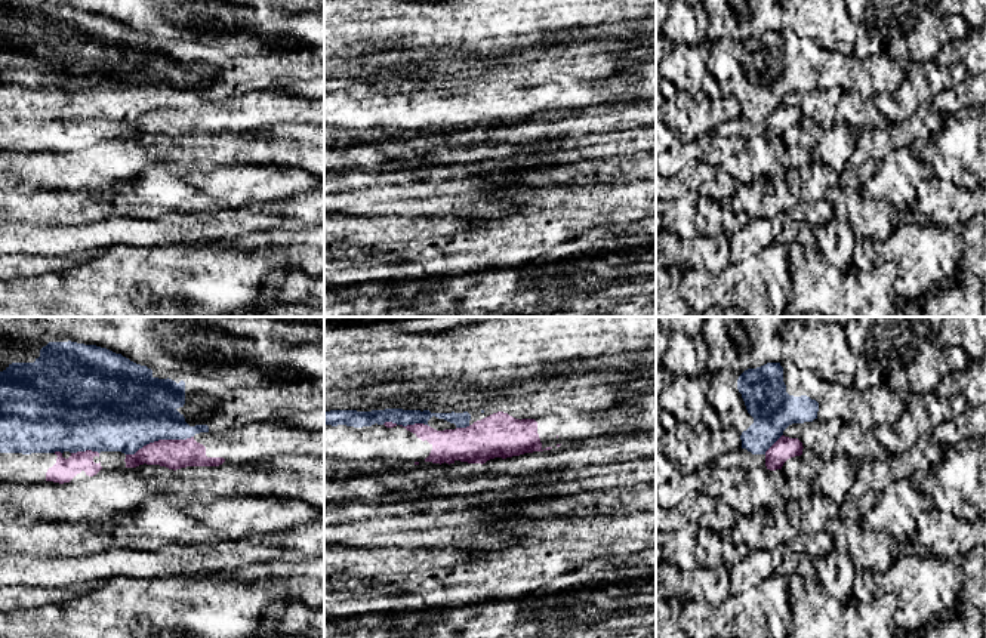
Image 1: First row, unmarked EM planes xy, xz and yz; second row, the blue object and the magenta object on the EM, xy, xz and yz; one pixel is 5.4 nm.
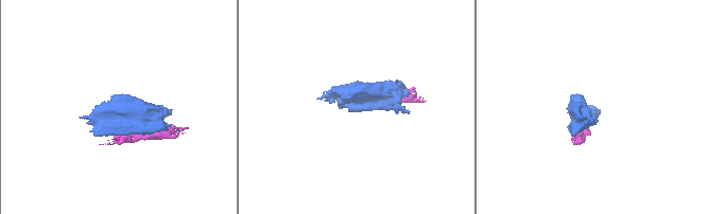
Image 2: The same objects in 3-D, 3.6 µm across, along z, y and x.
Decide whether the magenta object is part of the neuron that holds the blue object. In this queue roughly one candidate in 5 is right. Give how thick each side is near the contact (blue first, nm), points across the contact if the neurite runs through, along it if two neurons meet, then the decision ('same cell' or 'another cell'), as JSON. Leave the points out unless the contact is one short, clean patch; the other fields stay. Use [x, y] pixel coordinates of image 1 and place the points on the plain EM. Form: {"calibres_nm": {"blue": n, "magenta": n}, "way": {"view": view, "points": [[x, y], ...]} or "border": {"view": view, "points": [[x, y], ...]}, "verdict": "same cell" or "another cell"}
{"calibres_nm": {"blue": 460, "magenta": 160}, "verdict": "another cell"}

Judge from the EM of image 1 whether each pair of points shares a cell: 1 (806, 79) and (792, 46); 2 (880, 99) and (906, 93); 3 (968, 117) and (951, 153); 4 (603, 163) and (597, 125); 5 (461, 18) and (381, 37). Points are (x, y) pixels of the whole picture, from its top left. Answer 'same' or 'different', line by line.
1: same
2: same
3: same
4: same
5: same

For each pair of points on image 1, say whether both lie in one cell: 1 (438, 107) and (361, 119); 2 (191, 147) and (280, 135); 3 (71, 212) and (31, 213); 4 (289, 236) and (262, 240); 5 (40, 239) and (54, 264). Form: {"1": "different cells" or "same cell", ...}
{"1": "same cell", "2": "same cell", "3": "same cell", "4": "same cell", "5": "different cells"}

